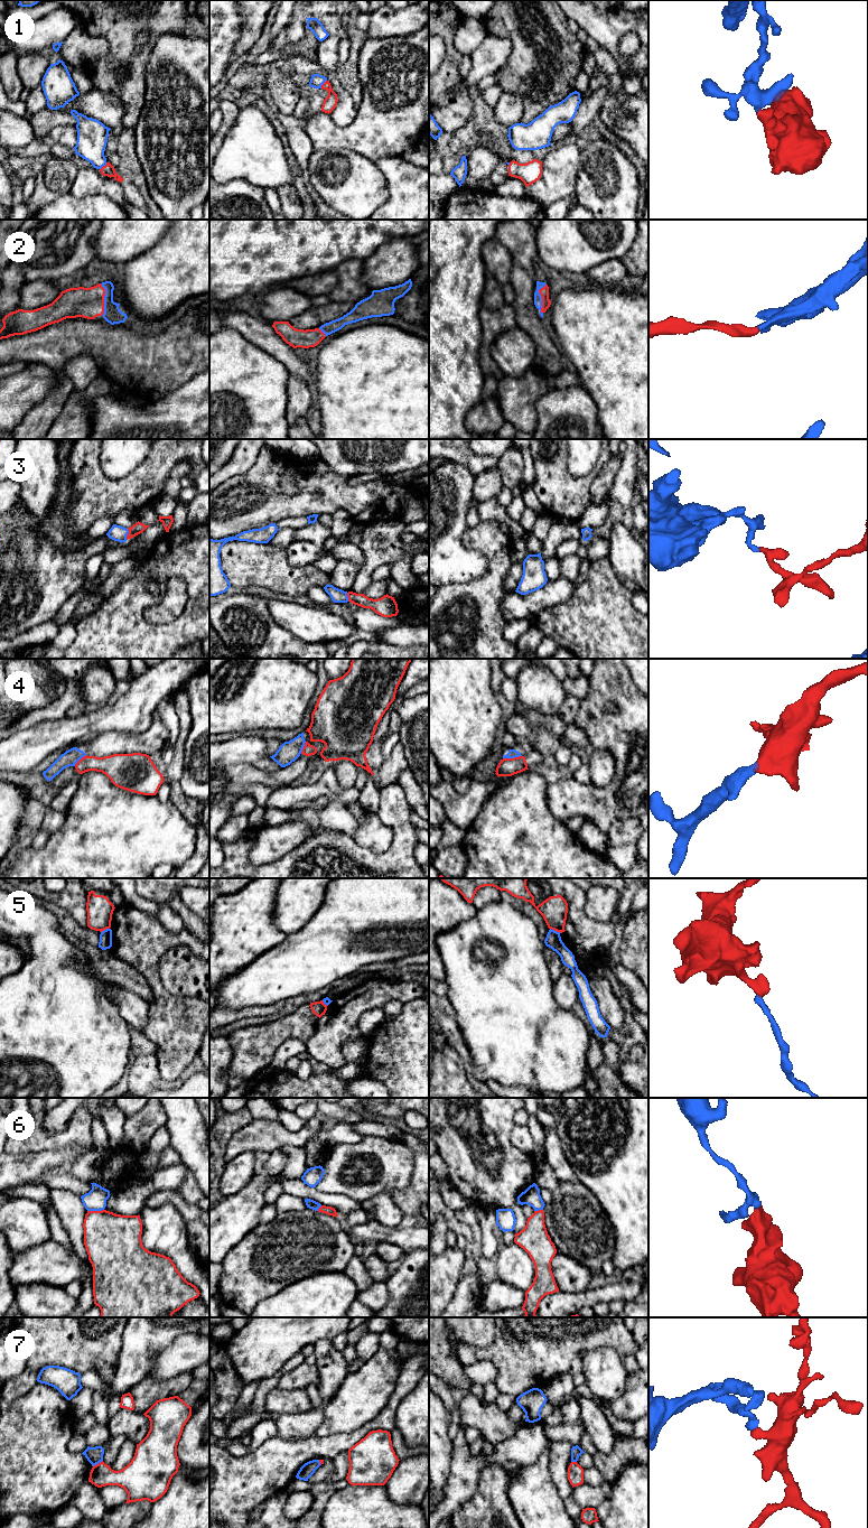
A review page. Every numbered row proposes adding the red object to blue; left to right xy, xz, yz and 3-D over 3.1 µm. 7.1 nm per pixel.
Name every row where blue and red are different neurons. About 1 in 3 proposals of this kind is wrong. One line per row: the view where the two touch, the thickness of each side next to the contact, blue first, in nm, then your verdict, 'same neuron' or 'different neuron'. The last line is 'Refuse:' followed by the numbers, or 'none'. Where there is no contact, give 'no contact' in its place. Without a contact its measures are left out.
1: xy | 220/90 nm | same neuron
2: xy | 130/220 nm | same neuron
3: xy | 110/80 nm | same neuron
4: yz | 60/130 nm | different neuron
5: yz | 110/190 nm | different neuron
6: xy | 160/380 nm | different neuron
7: xy | 120/170 nm | different neuron
Refuse: 4, 5, 6, 7

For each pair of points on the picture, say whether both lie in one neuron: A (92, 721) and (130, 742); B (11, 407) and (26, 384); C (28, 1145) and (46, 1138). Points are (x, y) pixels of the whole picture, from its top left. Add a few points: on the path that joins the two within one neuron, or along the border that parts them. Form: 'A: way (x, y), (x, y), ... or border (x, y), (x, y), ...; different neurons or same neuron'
A: border (137, 733), (103, 732), (86, 741); different neurons
B: way (11, 401), (21, 390); same neuron
C: way (33, 1144), (37, 1144), (42, 1139); same neuron

